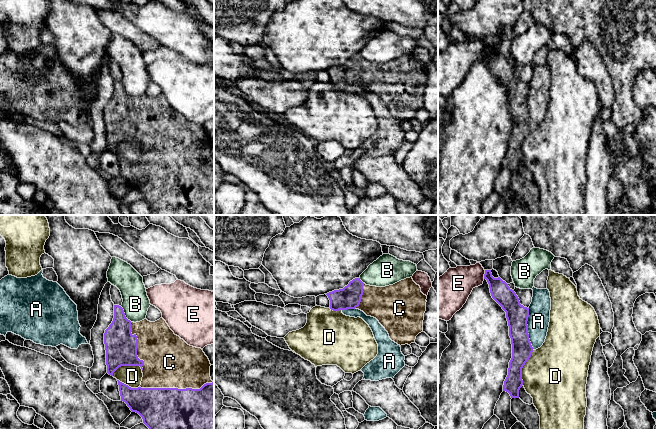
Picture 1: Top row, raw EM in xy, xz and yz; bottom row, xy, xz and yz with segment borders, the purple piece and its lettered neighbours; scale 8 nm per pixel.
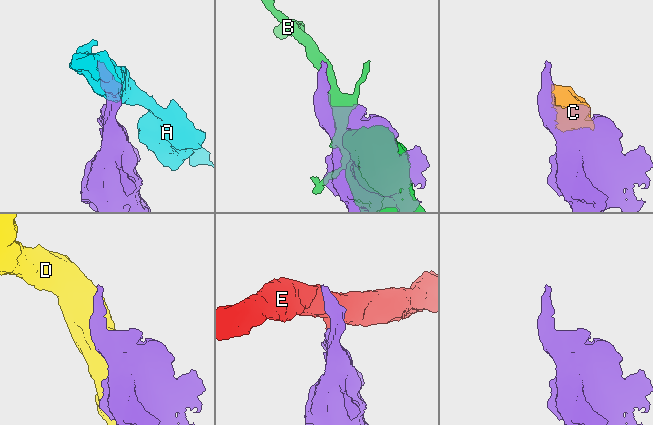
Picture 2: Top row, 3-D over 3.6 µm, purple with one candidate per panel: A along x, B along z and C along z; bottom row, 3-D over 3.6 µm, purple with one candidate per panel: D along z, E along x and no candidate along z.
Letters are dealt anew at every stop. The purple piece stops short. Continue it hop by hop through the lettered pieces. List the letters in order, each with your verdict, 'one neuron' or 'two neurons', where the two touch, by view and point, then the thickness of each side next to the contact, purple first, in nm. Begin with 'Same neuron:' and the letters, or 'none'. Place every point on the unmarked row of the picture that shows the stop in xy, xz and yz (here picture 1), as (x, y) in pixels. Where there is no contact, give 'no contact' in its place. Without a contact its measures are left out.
Same neuron: C
A: two neurons; meets purple in yz at (527, 105); 180 nm thick on the purple side, 180 nm on the other
B: two neurons; meets purple in xy at (124, 90); 240 nm thick on the purple side, 220 nm on the other
C: one neuron; meets purple in xy at (176, 164); 500 nm thick on the purple side, 420 nm on the other
D: two neurons; meets purple in yz at (522, 143); 160 nm thick on the purple side, 460 nm on the other
E: two neurons; meets purple in yz at (484, 50); 160 nm thick on the purple side, 260 nm on the other

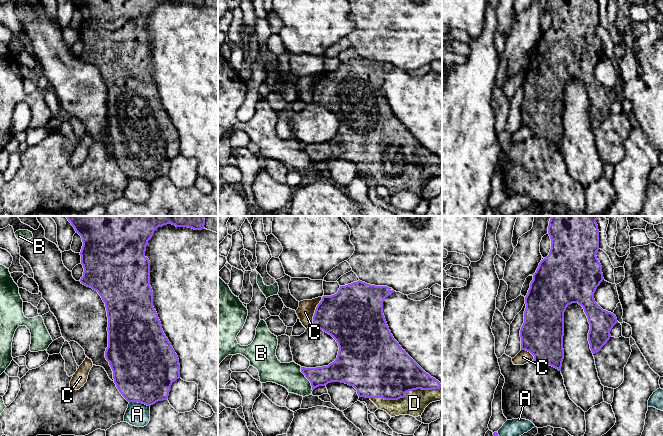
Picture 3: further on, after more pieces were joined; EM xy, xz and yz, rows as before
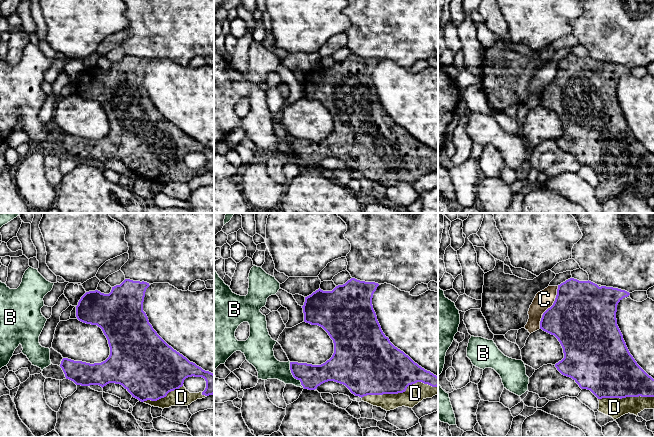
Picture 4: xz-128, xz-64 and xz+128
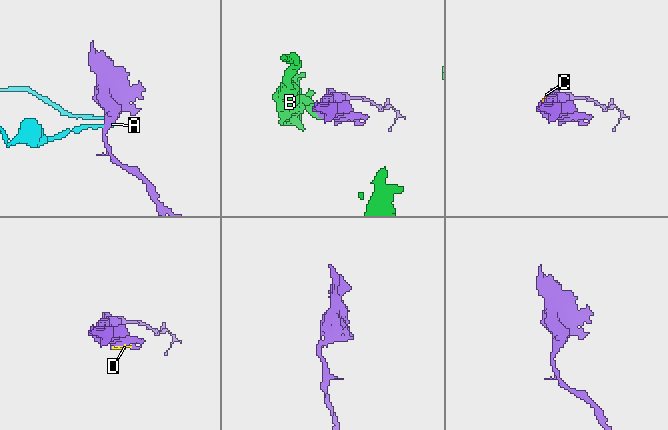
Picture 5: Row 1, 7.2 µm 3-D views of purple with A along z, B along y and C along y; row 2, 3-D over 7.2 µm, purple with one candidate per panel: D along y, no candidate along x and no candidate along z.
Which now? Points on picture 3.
Same neuron: D
A: two neurons; meets purple in xy at (139, 178); 480 nm thick on the purple side, 190 nm on the other
B: two neurons; meets purple in xz at (307, 154); 170 nm thick on the purple side, 200 nm on the other
C: two neurons; meets purple in xz at (315, 87); 380 nm thick on the purple side, 140 nm on the other
D: one neuron; meets purple in xz at (405, 169); 460 nm thick on the purple side, 190 nm on the other

